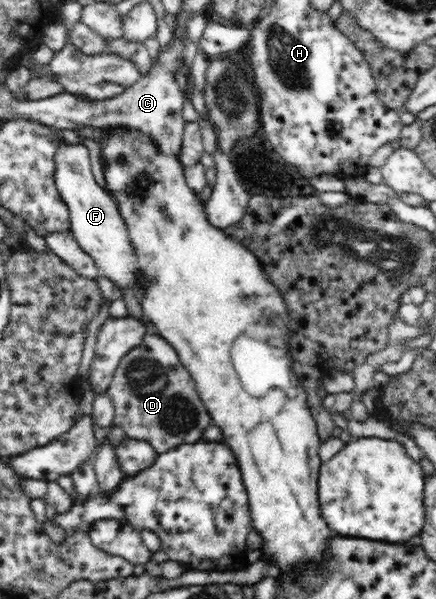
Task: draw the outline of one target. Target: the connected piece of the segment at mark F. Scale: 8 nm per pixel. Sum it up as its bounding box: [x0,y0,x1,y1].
[55,141,142,292]

